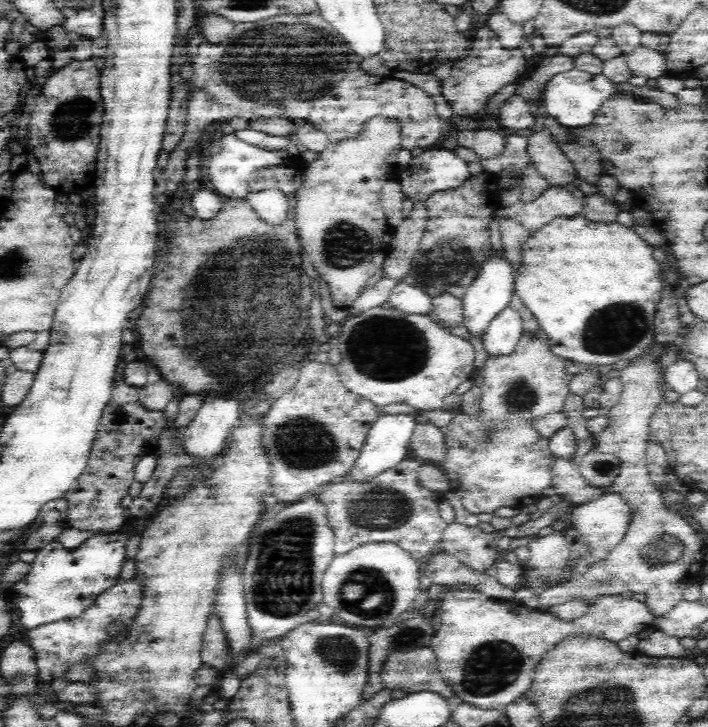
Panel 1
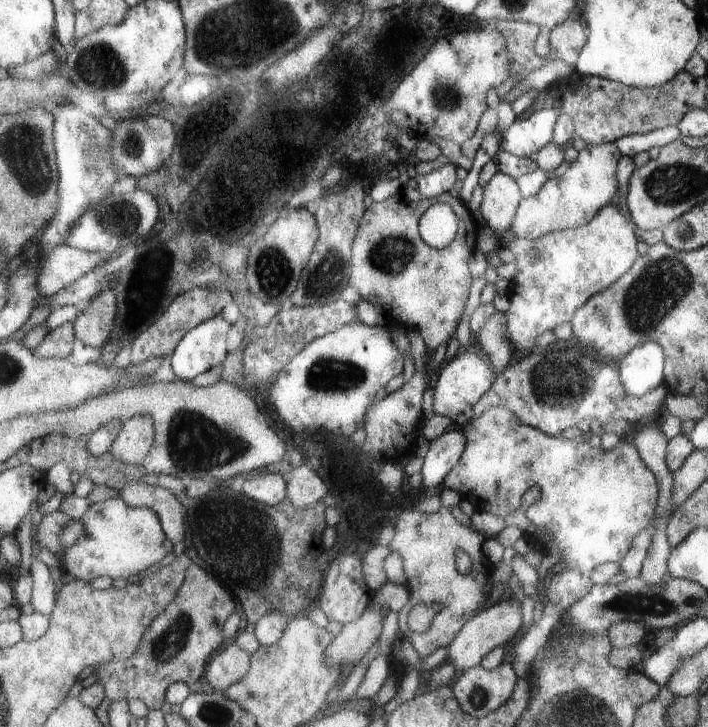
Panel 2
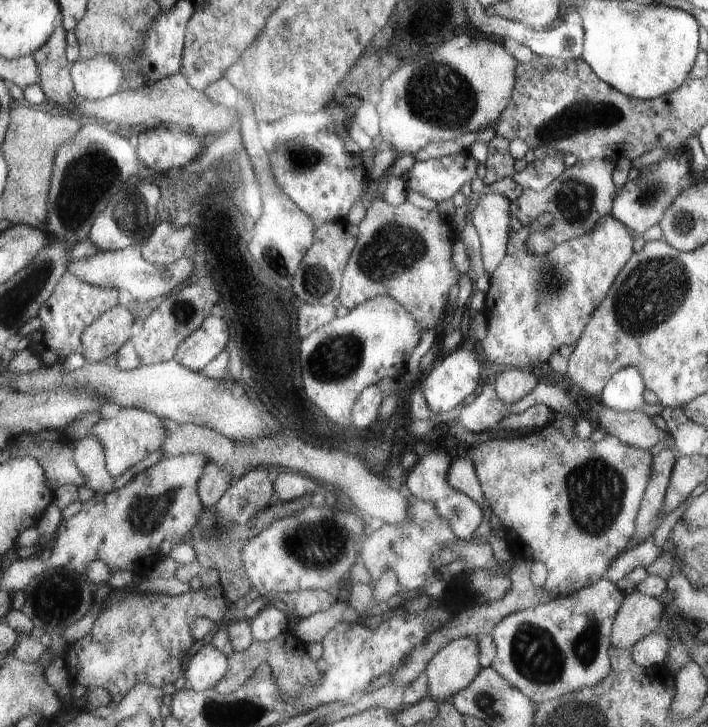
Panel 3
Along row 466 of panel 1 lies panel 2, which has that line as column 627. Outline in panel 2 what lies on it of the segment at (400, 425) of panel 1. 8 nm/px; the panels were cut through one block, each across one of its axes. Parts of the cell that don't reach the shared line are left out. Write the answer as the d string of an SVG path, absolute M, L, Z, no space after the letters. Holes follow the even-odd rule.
M645 340L629 350L617 366L625 394L639 398L663 382L665 354L657 342Z

